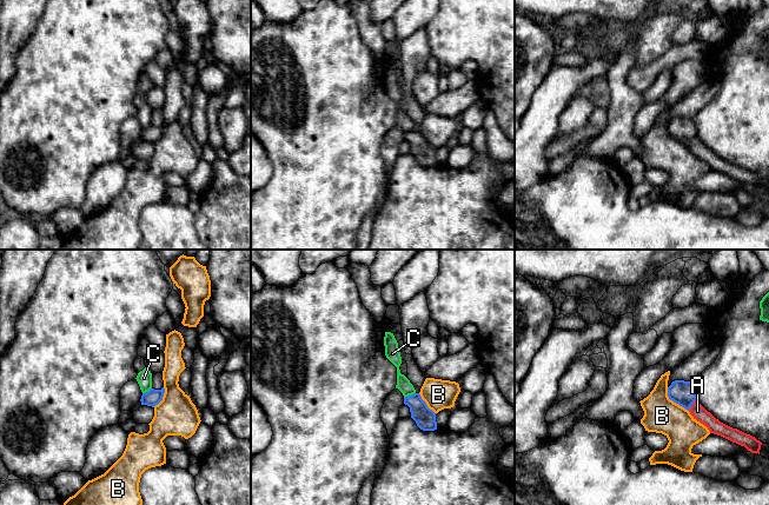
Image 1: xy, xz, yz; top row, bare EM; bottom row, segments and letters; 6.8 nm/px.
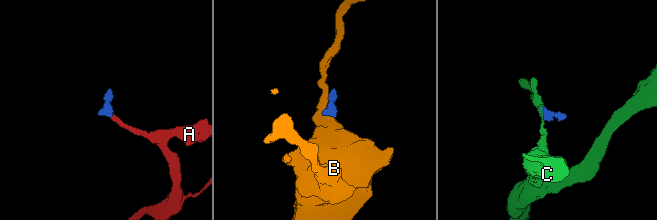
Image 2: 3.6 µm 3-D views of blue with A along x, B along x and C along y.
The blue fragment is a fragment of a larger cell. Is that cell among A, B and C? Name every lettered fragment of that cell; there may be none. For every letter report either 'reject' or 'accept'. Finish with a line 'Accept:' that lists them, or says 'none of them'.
A: accept
B: reject
C: reject
Accept: A

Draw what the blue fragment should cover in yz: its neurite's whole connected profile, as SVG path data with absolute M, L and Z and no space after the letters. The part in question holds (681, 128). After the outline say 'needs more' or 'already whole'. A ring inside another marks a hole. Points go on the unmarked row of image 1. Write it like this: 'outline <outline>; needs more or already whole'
outline M684 117L672 118L668 124L668 133L674 139L688 146L694 155L708 164L710 170L721 172L732 179L744 182L751 190L760 191L762 179L750 171L721 159L708 148L696 137L696 128L692 119Z; needs more

